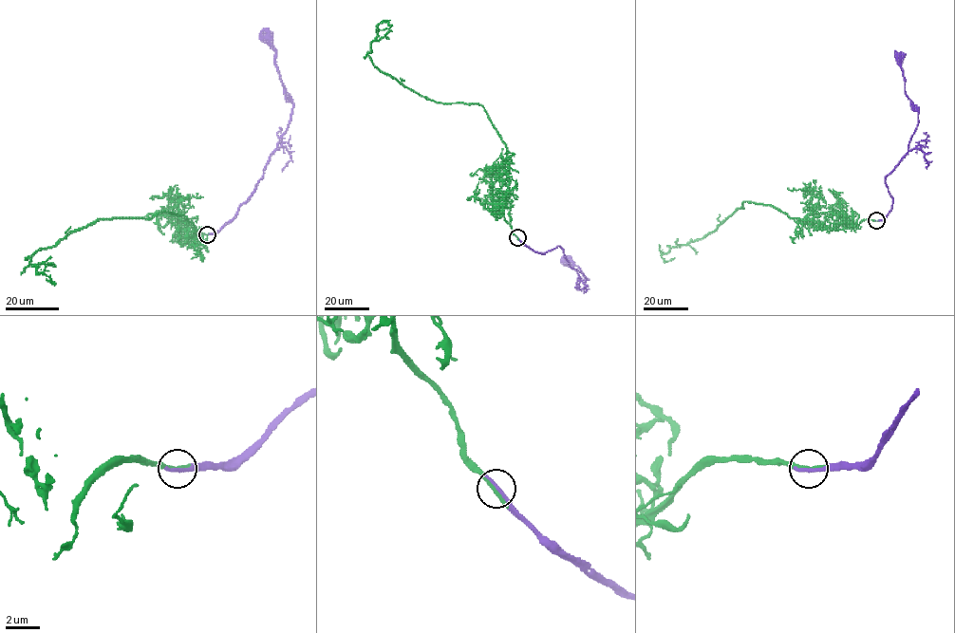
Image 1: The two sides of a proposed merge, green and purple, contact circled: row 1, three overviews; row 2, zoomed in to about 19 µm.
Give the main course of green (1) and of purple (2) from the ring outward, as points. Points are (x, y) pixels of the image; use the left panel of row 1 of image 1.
1: (207, 234), (197, 232), (191, 243), (193, 225), (166, 211), (98, 219), (27, 258), (46, 279)
2: (207, 234), (215, 234), (254, 191), (291, 116), (291, 98), (280, 80), (275, 52), (263, 39), (265, 37)

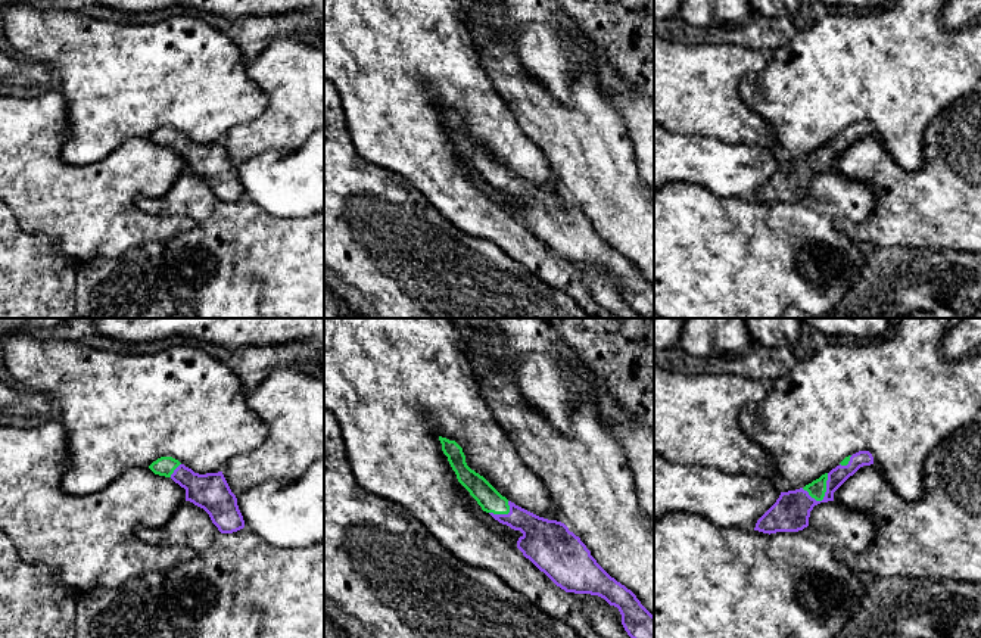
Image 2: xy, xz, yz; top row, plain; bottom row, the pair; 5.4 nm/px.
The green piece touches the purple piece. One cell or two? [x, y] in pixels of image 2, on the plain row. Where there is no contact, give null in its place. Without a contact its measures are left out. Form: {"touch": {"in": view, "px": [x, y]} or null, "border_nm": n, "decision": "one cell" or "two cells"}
{"touch": {"in": "yz", "px": [825, 159]}, "border_nm": 170, "decision": "one cell"}

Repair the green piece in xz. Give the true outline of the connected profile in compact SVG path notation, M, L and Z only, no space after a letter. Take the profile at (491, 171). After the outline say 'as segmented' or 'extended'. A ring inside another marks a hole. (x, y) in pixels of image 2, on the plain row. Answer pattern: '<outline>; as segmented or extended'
M439 106L458 152L483 181L520 200L517 218L566 262L591 264L619 278L627 305L645 318L654 318L654 286L636 265L611 248L591 225L586 215L557 190L539 187L502 166L483 146L465 133L463 118Z; extended

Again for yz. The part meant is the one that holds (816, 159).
M859 121L804 158L781 162L776 172L757 190L754 200L769 205L803 200L809 196L815 175L834 171L834 162L860 137L871 134L873 134L872 124Z; extended

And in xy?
M161 127L149 139L184 158L186 171L203 178L221 203L233 203L245 197L237 168L222 141L199 144L172 127Z; extended

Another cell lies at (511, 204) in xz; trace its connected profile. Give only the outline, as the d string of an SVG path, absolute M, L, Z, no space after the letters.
M482 177L477 178L477 184L483 192L489 193L499 202L505 203L511 209L511 212L517 217L518 208L523 206L520 200L514 200L510 196L499 193L489 183L483 181Z

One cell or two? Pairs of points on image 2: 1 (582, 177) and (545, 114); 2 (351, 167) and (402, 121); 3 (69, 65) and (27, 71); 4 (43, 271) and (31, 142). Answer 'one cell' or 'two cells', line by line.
1: one cell
2: two cells
3: two cells
4: two cells

